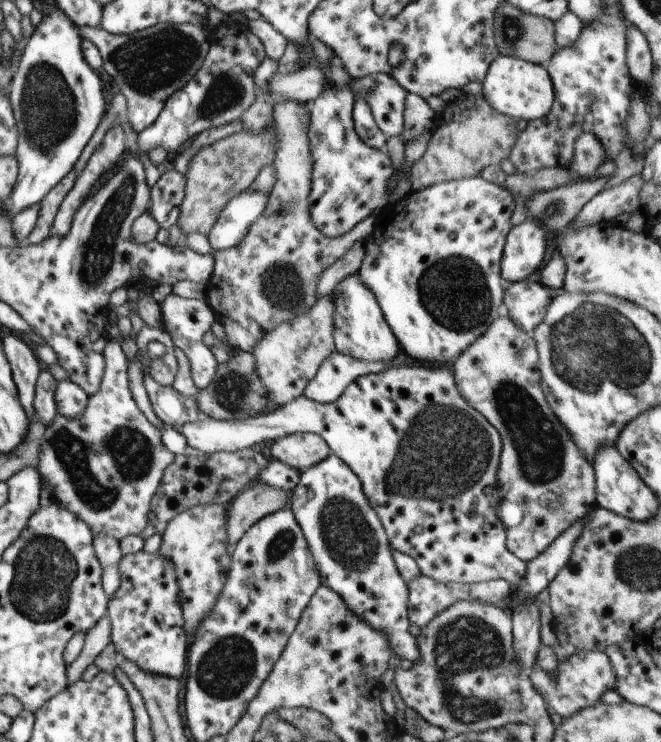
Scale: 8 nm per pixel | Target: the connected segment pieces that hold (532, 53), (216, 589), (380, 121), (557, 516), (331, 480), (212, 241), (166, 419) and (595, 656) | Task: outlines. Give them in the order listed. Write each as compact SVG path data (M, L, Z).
M510 3L500 4L494 12L494 40L500 55L515 56L534 64L544 64L557 49L554 21L522 12Z
M202 504L184 510L168 522L162 533L159 553L174 564L176 580L180 588L180 604L184 615L186 634L194 638L198 624L204 616L214 610L214 604L226 584L228 572L232 568L232 551L226 544L228 532L228 506L224 504Z
M370 74L361 79L350 80L348 86L354 96L364 96L364 102L370 106L378 128L387 137L400 137L408 92L396 82L396 78L388 74Z
M504 313L502 316L496 318L490 324L488 332L485 332L478 340L474 340L460 356L458 360L453 362L451 365L454 373L454 380L456 381L456 388L458 392L464 397L464 400L468 401L468 404L475 408L498 432L503 442L503 449L501 450L500 466L498 476L500 476L500 492L528 492L528 494L518 494L516 502L522 504L522 522L516 526L516 528L507 528L506 529L506 546L514 556L518 556L520 560L523 560L525 563L530 562L532 558L536 558L541 552L544 552L560 534L566 532L572 524L576 524L578 520L582 520L584 516L587 516L594 508L596 508L595 501L595 472L591 462L588 462L586 458L582 456L582 452L578 450L578 447L572 442L570 434L568 434L568 429L564 428L564 425L556 418L554 411L550 408L548 402L546 402L546 397L542 388L540 388L540 369L539 369L539 354L534 342L534 339L531 335L526 334L520 326L516 326L510 318L508 318Z
M330 454L326 460L315 464L300 475L300 482L291 492L290 509L294 513L296 522L300 525L307 540L312 558L320 573L320 582L340 595L346 606L360 620L372 626L376 632L386 634L390 648L394 655L401 659L416 662L420 658L420 649L416 646L415 637L410 634L410 620L408 618L408 586L400 576L394 558L390 540L376 514L362 492L362 482L339 456Z
M258 189L255 192L246 190L234 196L206 234L212 252L239 246L265 212L268 200L269 196Z
M149 374L144 376L144 385L154 408L154 413L167 427L180 427L198 421L201 412L195 398L187 398L176 393L172 387L157 384Z
M595 650L580 651L568 656L566 662L558 664L558 670L554 674L548 674L542 668L534 666L529 672L529 677L532 686L547 704L548 710L560 714L563 719L586 706L594 706L600 701L600 696L606 690L614 690L616 684L616 674L608 655L604 651Z

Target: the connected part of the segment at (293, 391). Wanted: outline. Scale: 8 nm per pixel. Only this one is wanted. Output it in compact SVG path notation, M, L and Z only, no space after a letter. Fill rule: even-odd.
M334 292L318 299L318 302L312 306L306 314L300 314L292 318L290 322L282 322L278 328L274 328L270 334L266 334L253 348L250 354L253 355L253 364L258 379L262 382L265 390L265 396L268 396L273 407L281 407L291 400L303 395L304 389L308 383L313 380L319 371L322 362L336 352L334 344Z

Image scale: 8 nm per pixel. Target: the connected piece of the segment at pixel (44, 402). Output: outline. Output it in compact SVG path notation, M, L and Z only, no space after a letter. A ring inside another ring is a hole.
M42 368L35 385L33 410L37 418L46 426L50 425L57 416L55 404L56 386L57 381L52 377L52 374Z

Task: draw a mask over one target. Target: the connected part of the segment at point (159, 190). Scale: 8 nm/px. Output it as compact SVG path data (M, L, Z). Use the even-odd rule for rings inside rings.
M175 169L166 172L151 188L148 213L160 229L170 230L178 221L184 190L184 174Z

